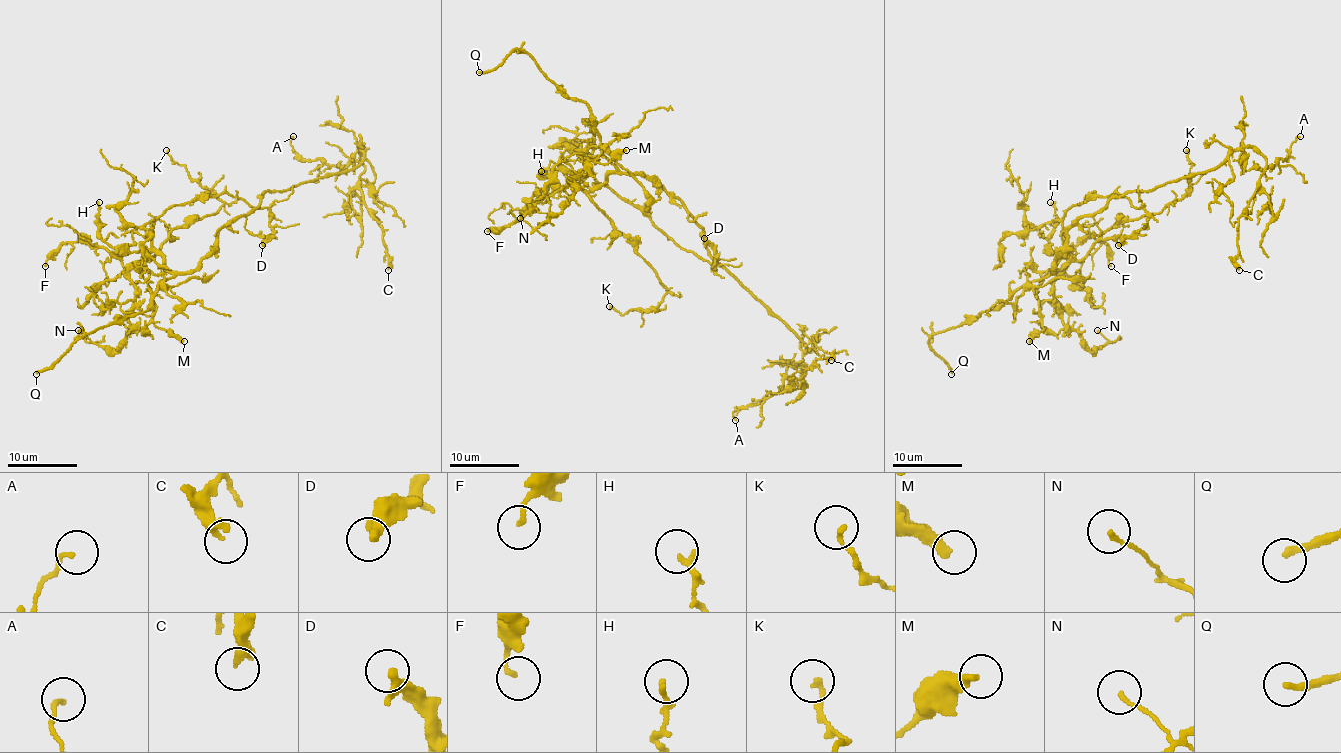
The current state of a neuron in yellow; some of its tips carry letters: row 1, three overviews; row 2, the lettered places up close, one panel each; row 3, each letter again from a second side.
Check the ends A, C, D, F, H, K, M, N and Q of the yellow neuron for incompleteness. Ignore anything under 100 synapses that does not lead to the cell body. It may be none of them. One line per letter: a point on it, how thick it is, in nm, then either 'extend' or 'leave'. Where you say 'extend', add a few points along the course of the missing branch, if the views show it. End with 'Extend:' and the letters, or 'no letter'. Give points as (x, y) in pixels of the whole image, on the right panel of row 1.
A: (1300, 136) | 160 nm | leave
C: (1239, 270) | 200 nm | leave
D: (1118, 245) | 280 nm | leave
F: (1111, 266) | 150 nm | leave
H: (1050, 202) | 200 nm | leave
K: (1186, 150) | 170 nm | leave
M: (1029, 341) | 360 nm | leave
N: (1097, 330) | 140 nm | leave
Q: (951, 374) | 240 nm | extend
Extend: Q

